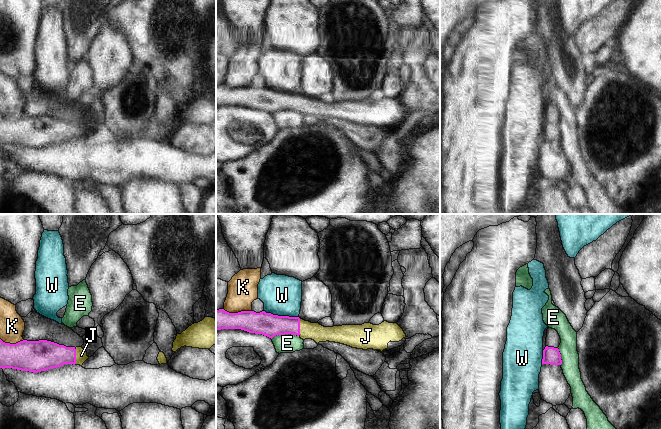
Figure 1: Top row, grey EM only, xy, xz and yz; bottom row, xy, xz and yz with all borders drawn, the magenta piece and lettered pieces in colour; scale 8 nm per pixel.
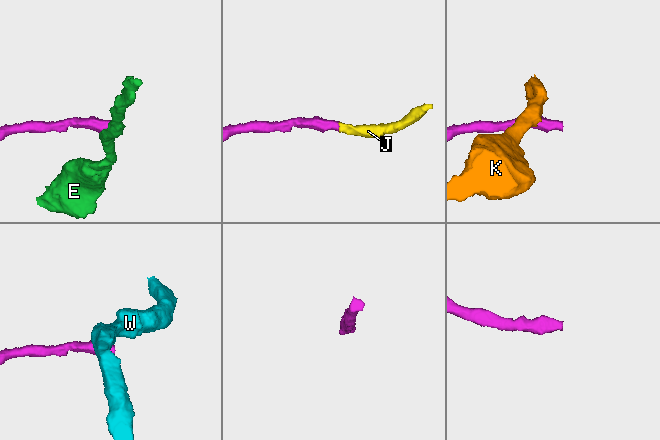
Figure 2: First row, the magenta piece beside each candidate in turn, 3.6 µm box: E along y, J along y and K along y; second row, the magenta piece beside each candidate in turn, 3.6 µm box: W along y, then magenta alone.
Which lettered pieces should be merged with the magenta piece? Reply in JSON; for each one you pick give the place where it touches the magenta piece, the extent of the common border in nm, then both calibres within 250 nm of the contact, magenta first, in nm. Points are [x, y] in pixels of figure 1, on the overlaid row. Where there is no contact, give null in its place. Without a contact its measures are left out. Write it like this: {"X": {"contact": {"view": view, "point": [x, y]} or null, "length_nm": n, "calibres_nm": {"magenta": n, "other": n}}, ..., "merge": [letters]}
{"J": {"contact": {"view": "xz", "point": [299, 327]}, "length_nm": 140, "calibres_nm": {"magenta": 180, "other": 140}}, "merge": ["J"]}

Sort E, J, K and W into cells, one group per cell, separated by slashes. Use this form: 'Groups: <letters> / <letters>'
Groups: E / J / K / W.

